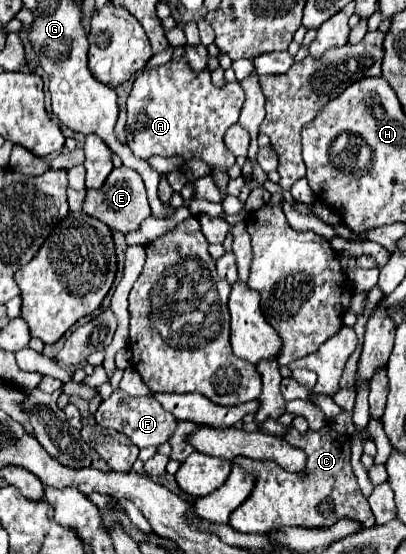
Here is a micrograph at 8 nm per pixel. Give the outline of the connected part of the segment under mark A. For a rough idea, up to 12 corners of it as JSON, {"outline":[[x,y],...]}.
{"outline":[[186,59],[138,73],[126,103],[140,159],[214,167],[226,193],[236,159],[224,133],[244,91],[218,89]]}

